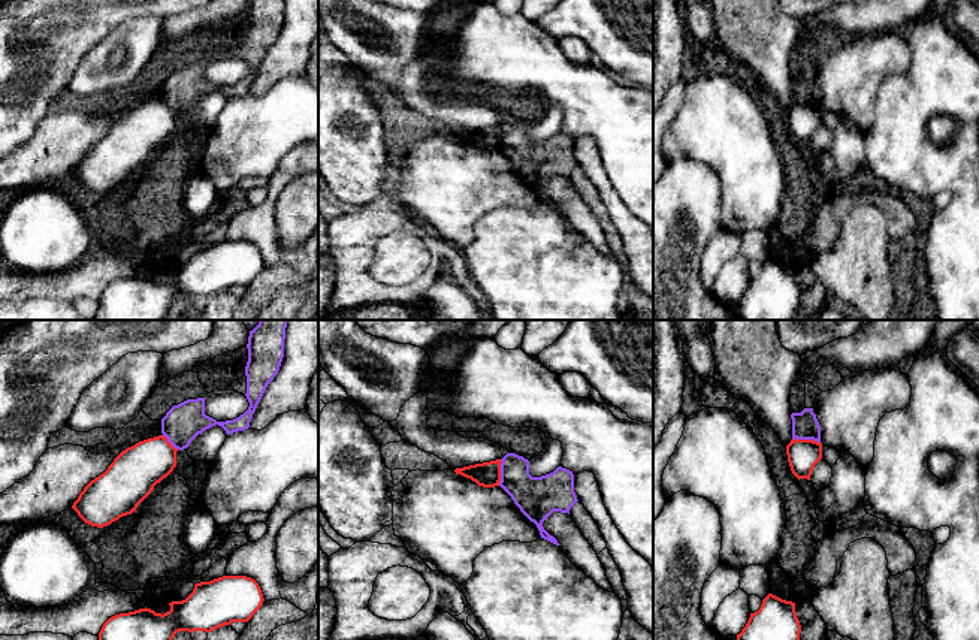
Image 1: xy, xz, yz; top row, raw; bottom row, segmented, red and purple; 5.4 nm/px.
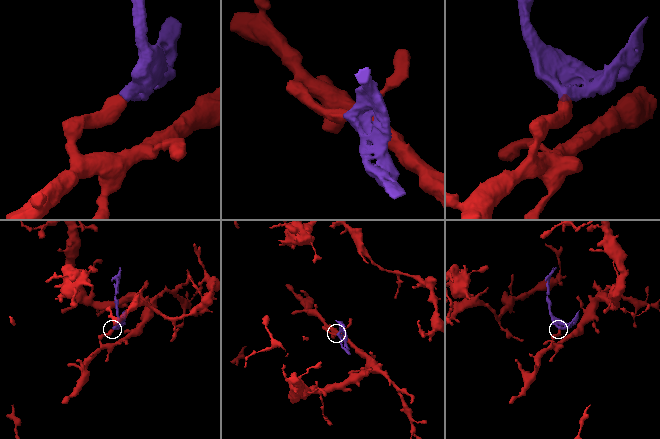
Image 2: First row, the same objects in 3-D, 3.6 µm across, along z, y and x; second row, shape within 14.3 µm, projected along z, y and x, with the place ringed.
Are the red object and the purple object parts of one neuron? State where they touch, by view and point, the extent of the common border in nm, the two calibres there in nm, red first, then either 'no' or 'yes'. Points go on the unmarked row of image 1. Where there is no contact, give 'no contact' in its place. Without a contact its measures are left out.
yz (806, 105) | 150 nm | 170/140 nm | no

